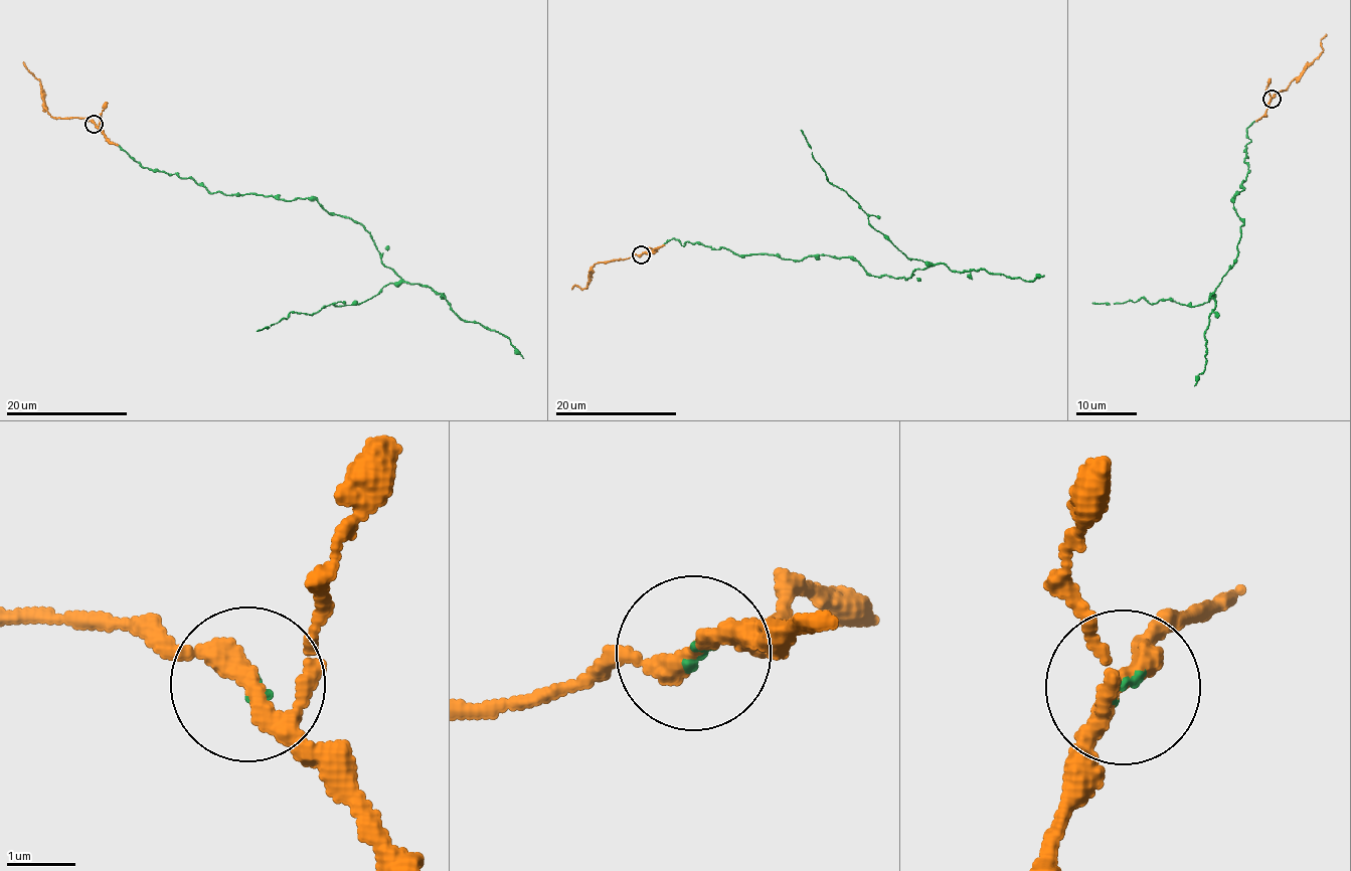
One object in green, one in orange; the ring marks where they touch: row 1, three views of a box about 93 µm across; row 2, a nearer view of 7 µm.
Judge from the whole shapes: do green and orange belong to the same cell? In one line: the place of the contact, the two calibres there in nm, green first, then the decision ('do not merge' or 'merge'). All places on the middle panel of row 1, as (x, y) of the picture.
place (641, 254); calibres 80 and 240 nm; merge

